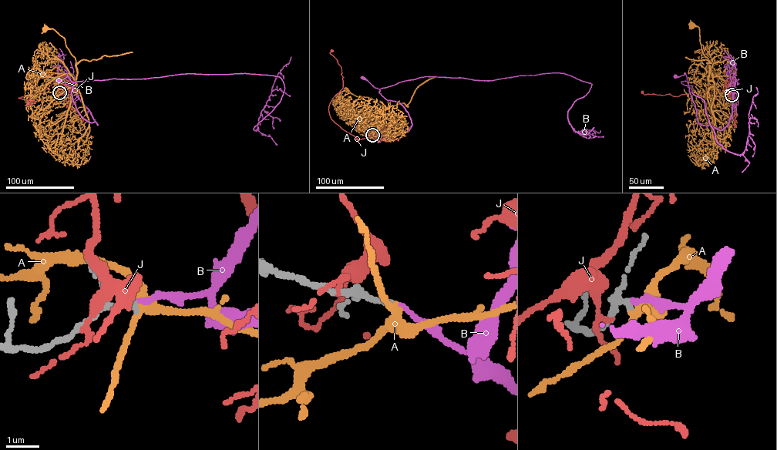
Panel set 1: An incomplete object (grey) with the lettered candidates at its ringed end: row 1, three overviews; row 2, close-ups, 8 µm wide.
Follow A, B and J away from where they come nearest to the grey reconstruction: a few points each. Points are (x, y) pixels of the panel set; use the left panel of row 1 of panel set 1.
A: (60, 93), (71, 95), (79, 93), (75, 78), (75, 58), (62, 37), (53, 28), (45, 28)
B: (60, 92), (71, 86), (98, 124), (77, 110), (67, 75), (58, 80)
J: (58, 93), (62, 85), (54, 82), (42, 91), (18, 98), (35, 101), (25, 105), (28, 103)

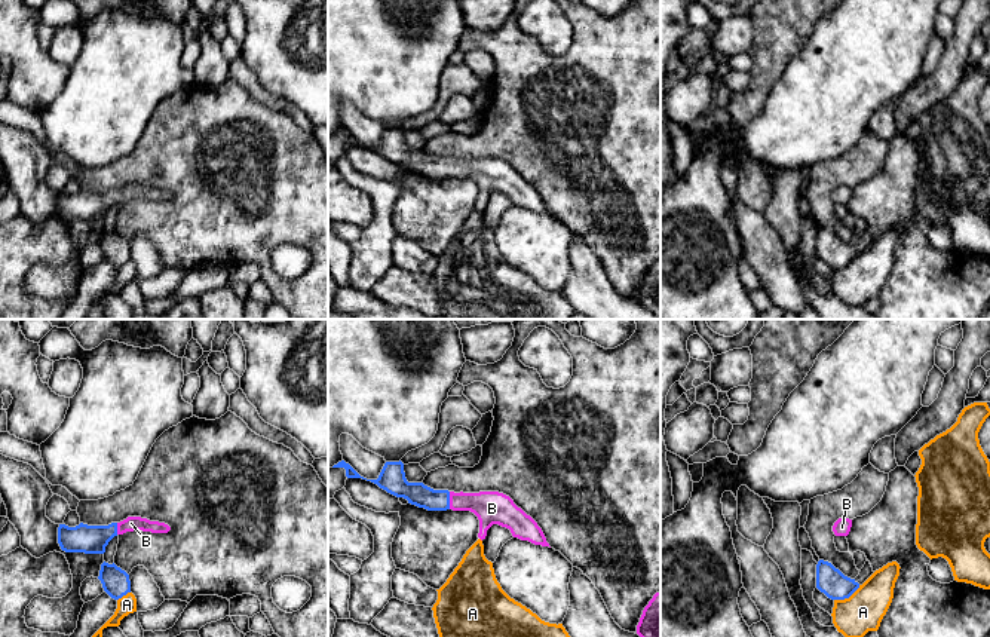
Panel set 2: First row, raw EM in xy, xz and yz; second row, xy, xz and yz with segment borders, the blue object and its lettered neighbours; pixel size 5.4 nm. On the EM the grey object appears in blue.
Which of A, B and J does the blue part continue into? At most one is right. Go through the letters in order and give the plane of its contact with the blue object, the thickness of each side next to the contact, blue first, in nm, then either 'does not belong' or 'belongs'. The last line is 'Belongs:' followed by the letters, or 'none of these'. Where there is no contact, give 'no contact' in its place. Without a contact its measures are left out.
A: contact in yz; calibres 150 and 220 nm; does not belong
B: contact in xz; calibres 120 and 180 nm; belongs
J: no contact; does not belong
Belongs: B

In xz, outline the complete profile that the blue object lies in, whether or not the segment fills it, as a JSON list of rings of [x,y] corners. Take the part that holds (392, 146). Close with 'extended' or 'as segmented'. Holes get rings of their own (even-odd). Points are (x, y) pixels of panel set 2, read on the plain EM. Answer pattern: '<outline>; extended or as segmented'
[[[386,129],[377,147],[367,147],[387,160],[404,165],[408,171],[427,178],[471,178],[479,187],[478,205],[482,208],[493,192],[511,197],[514,205],[534,212],[549,214],[537,190],[518,175],[514,168],[499,159],[454,160],[433,157],[423,150],[408,150],[404,131]]]; extended

